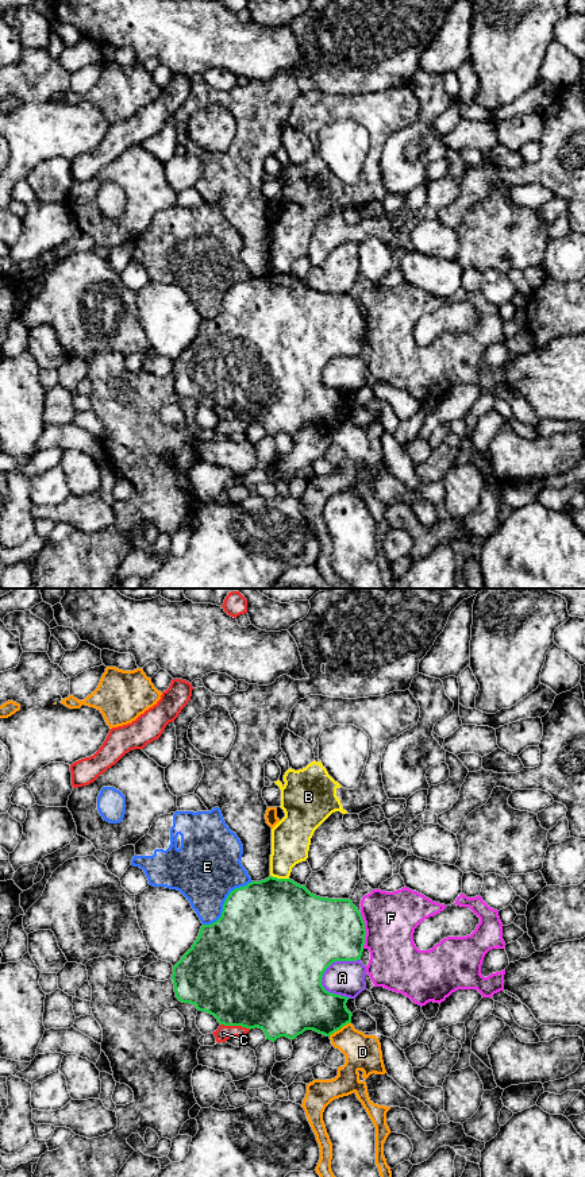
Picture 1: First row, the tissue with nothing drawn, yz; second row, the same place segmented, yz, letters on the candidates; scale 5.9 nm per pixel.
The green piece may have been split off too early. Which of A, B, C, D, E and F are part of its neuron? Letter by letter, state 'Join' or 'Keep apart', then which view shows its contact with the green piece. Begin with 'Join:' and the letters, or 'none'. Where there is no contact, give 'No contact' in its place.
Join: none
A: Keep apart. Touches green in yz
B: Keep apart. Touches green in yz
C: Keep apart. Touches green in yz
D: Keep apart. Touches green in yz
E: Keep apart. Touches green in yz
F: Keep apart. Touches green in yz

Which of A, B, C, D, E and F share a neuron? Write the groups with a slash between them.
A / B / C / D / E / F

